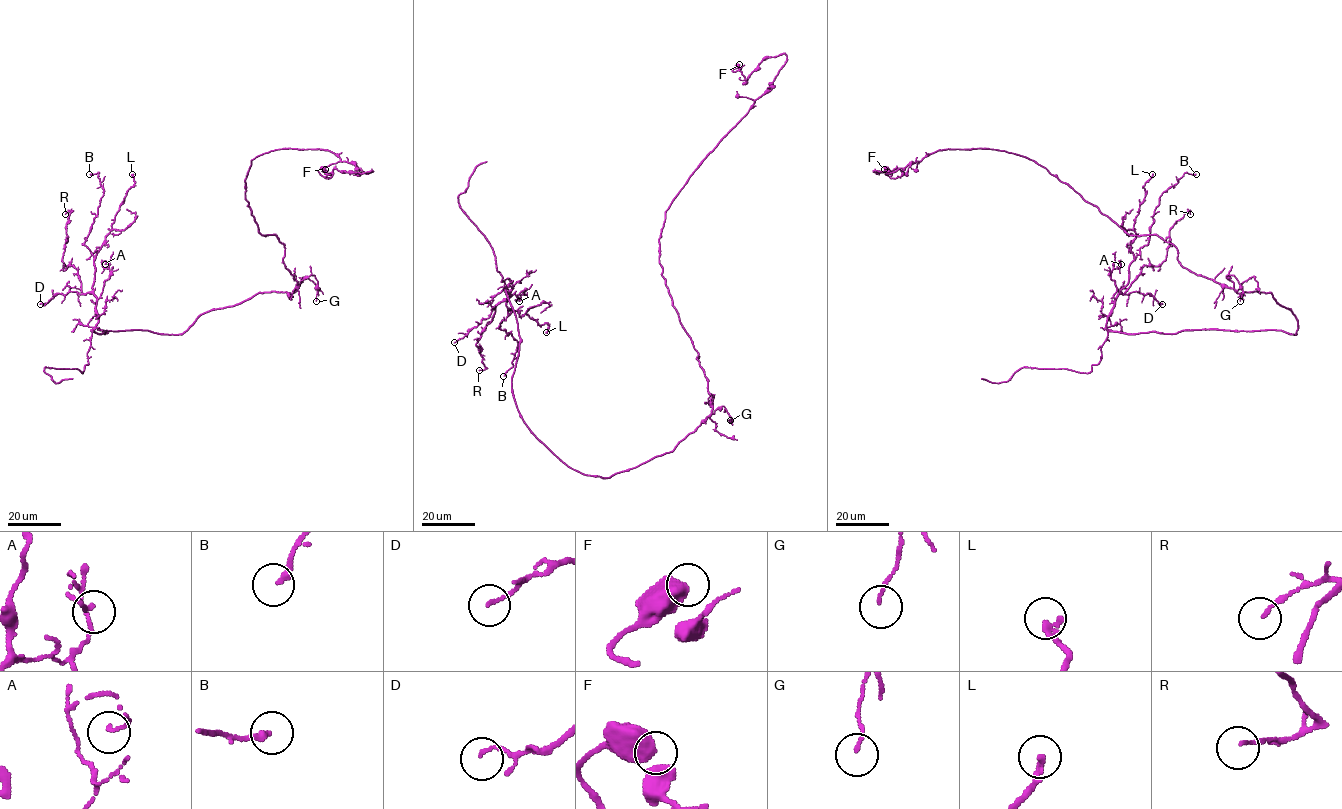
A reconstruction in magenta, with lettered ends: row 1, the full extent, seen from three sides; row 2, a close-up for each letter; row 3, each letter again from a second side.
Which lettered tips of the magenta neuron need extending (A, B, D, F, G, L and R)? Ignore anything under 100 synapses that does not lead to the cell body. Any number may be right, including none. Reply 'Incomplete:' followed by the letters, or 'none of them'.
Incomplete: none of them

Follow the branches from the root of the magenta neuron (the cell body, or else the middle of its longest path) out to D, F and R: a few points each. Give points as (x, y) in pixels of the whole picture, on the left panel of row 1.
D: (286, 292), (258, 293), (204, 312), (178, 334), (93, 331), (98, 315), (92, 293), (57, 293), (40, 304)
F: (286, 292), (297, 282), (284, 246), (258, 231), (247, 171), (282, 148), (329, 150), (373, 170), (325, 169)
R: (286, 292), (204, 312), (178, 334), (97, 333), (96, 297), (62, 261), (71, 211), (65, 214)

